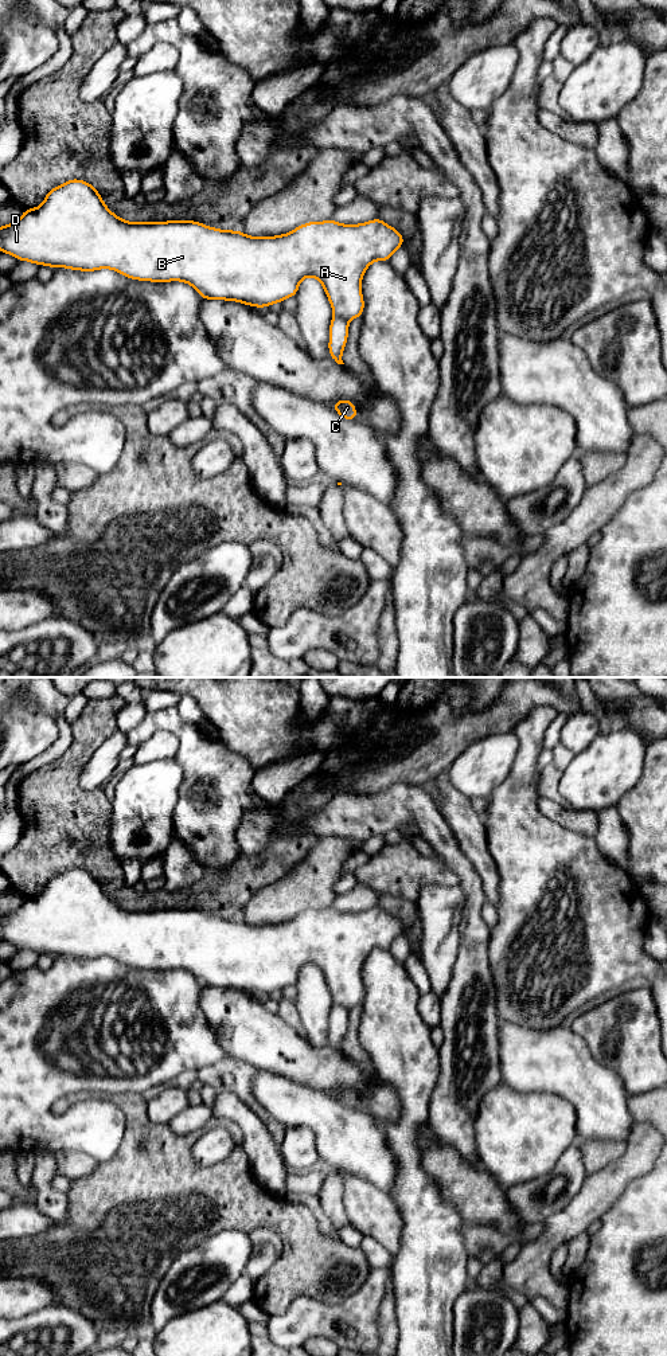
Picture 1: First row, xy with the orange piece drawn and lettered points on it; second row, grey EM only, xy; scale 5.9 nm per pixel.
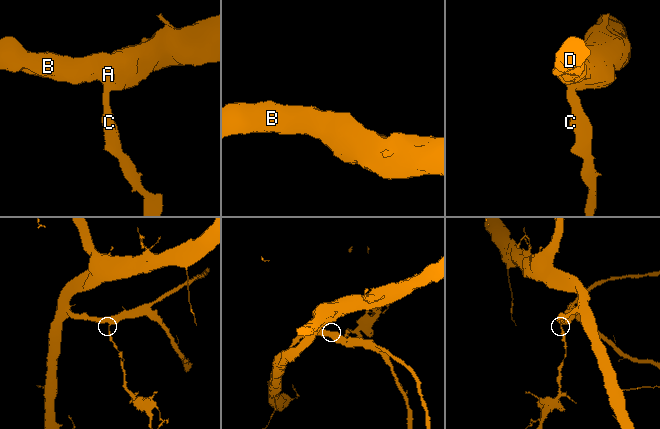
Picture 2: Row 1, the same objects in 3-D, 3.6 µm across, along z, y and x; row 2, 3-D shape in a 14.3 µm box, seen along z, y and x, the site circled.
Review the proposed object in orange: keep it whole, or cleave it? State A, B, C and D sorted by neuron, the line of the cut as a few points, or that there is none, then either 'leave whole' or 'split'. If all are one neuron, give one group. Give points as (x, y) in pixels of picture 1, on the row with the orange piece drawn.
groups A B D / C; cut xy (334, 315), (347, 321); split

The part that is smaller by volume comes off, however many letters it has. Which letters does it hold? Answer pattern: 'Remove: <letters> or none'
Remove: C

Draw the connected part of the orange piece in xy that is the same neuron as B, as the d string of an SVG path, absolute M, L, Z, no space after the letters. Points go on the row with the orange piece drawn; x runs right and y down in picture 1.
M70 179L50 189L39 207L24 208L16 222L0 224L0 253L7 253L17 261L81 271L112 269L137 281L182 281L191 285L203 300L238 301L254 308L269 308L272 304L296 297L301 280L315 277L324 288L334 316L347 321L362 317L364 312L362 277L367 267L374 261L389 262L394 251L403 245L402 234L379 218L358 224L342 224L334 219L308 222L276 237L249 237L242 231L226 231L195 220L126 222L106 207L90 183L79 179Z

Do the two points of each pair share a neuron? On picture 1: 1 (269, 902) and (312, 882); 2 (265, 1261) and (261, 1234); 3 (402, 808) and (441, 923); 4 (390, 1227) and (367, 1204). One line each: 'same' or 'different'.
1: same
2: same
3: different
4: same

